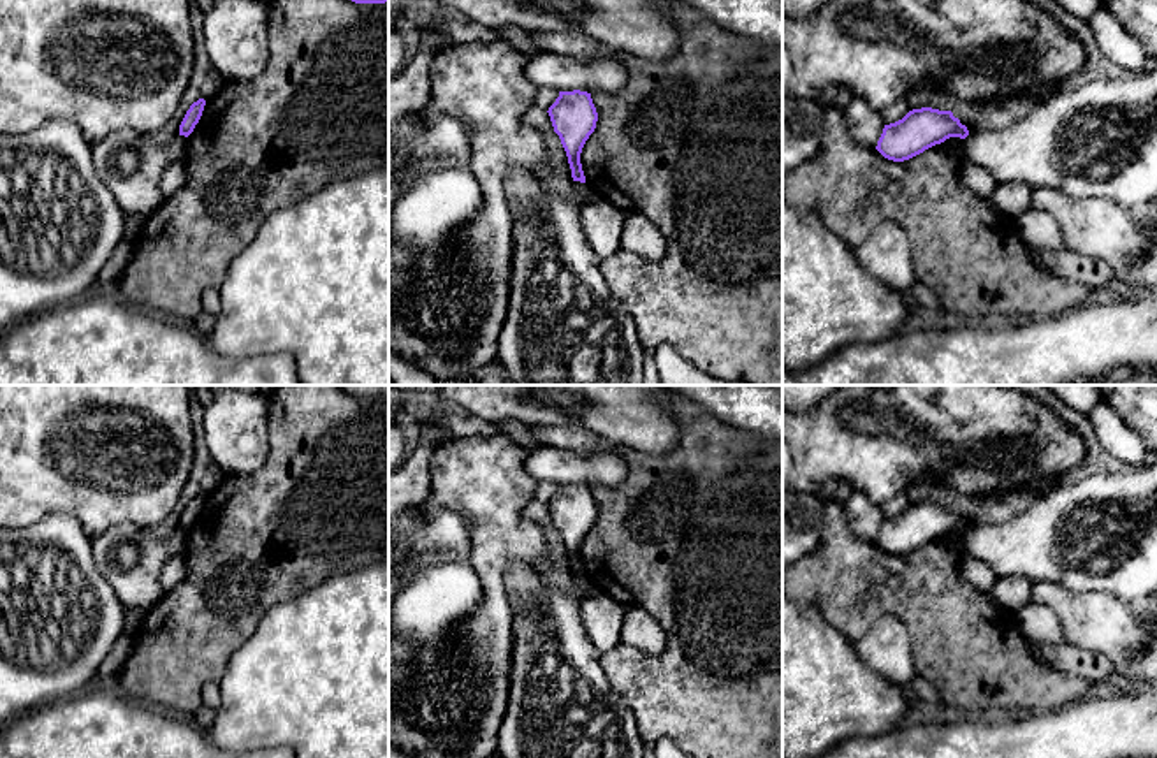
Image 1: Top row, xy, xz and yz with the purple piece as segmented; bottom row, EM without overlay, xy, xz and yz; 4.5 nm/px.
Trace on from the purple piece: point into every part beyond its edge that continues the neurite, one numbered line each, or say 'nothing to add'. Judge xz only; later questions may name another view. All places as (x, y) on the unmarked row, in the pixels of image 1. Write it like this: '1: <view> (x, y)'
nothing to add

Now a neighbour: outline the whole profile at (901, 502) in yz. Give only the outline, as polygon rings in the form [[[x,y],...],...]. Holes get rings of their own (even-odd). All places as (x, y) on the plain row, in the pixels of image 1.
[[[904,491],[883,505],[883,515],[884,519],[895,517],[902,514],[907,507],[909,507],[909,492]]]

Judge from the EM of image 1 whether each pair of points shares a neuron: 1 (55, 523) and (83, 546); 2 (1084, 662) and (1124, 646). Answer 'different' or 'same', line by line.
1: same
2: different

